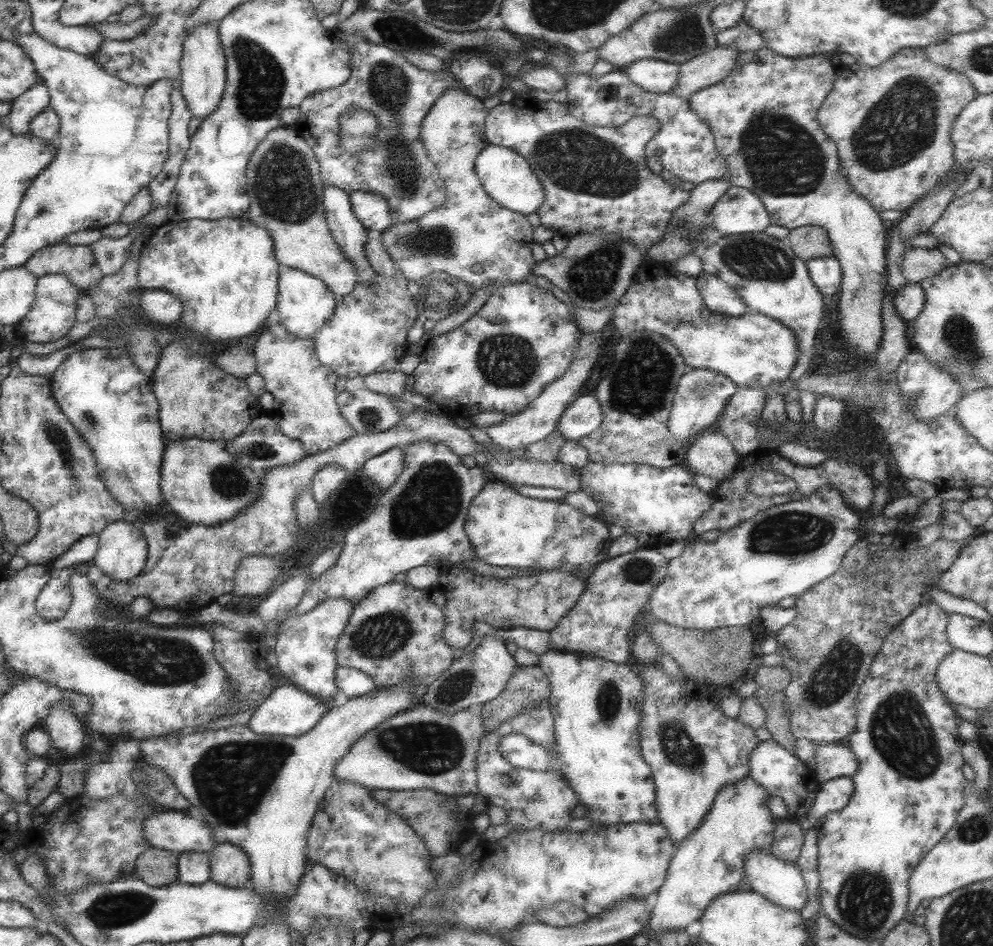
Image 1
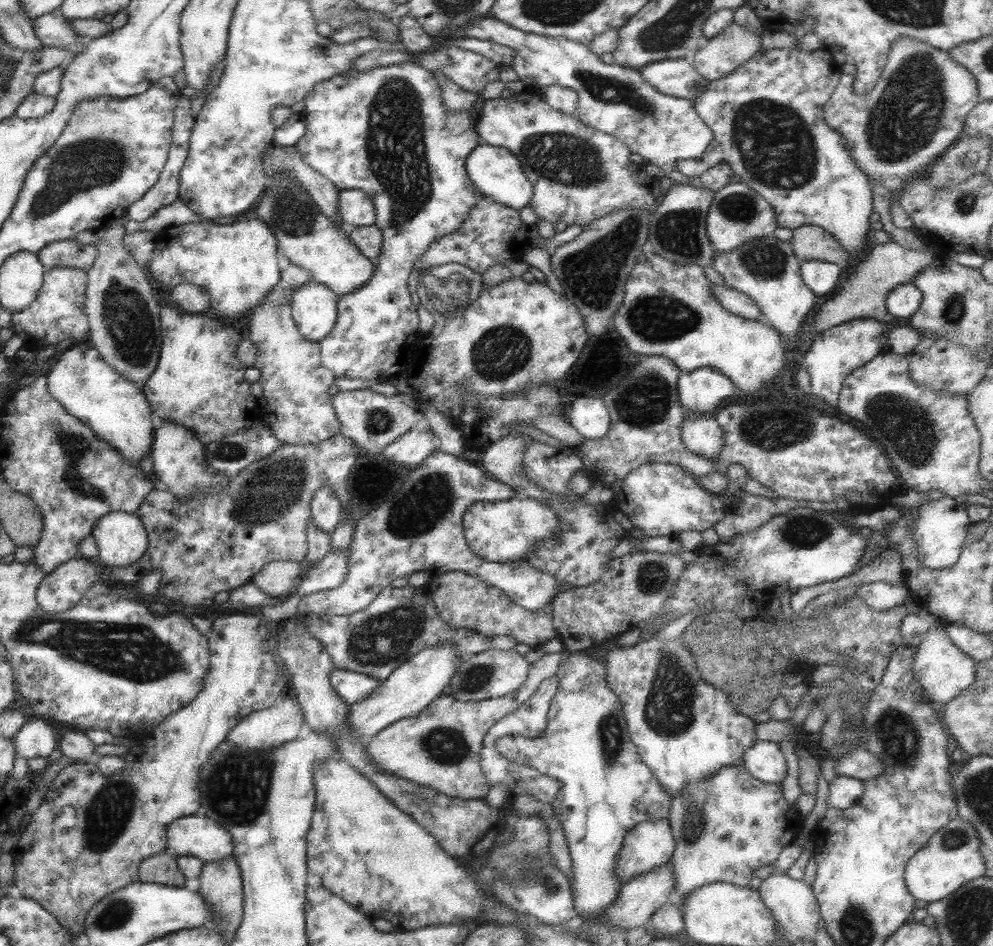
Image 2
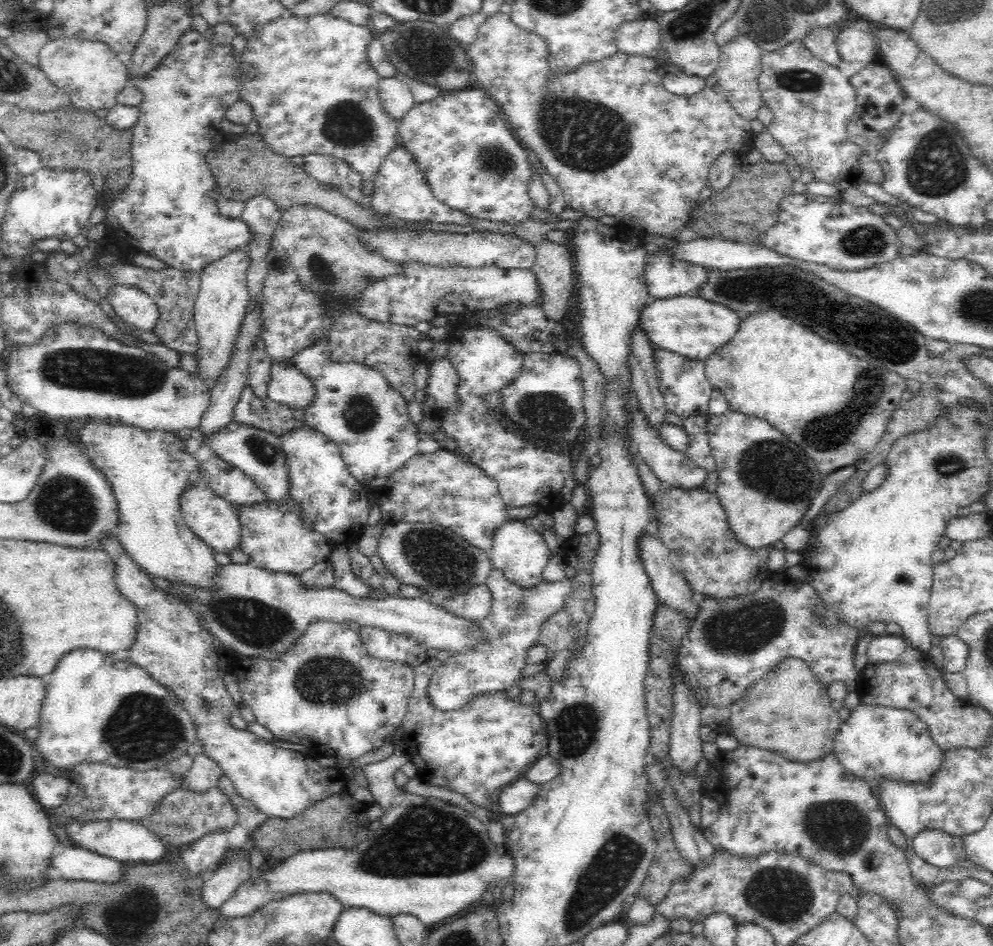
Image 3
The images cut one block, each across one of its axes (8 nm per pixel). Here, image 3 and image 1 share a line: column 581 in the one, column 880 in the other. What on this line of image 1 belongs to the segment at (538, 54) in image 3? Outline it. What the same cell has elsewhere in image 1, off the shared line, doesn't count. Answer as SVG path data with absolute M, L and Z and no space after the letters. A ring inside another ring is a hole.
M901 49L875 68L862 67L856 63L838 66L834 84L817 110L817 122L835 145L839 170L845 175L851 189L861 198L867 199L877 212L905 212L913 203L923 198L923 195L931 193L937 185L946 182L954 172L956 166L949 130L963 106L976 95L965 75L931 63L925 58L922 49Z

